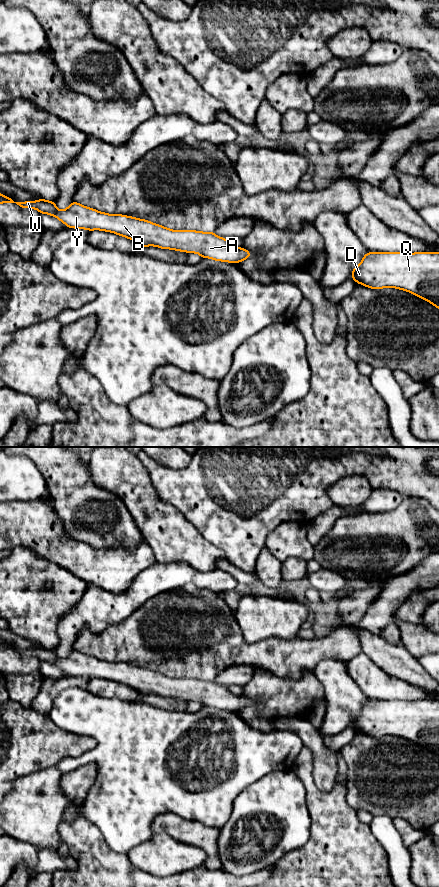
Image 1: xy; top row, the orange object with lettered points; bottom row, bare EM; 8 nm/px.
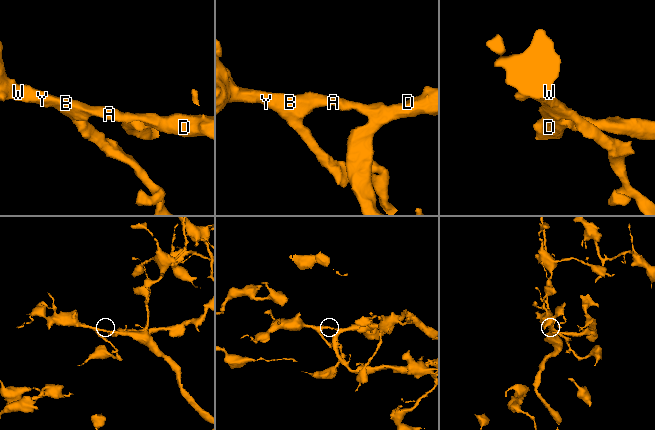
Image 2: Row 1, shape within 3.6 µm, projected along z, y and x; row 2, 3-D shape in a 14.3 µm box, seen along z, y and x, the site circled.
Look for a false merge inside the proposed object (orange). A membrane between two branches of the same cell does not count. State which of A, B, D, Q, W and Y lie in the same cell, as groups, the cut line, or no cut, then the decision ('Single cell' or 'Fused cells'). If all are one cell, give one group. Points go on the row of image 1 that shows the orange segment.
Groups: A B D Q W Y. No split. Single cell

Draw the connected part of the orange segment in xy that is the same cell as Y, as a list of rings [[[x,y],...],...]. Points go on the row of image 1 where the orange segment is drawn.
[[[0,194],[1,203],[13,203],[21,208],[36,209],[41,214],[58,218],[68,228],[115,233],[131,239],[141,247],[155,246],[161,249],[197,253],[202,258],[235,264],[251,256],[248,250],[232,246],[228,239],[218,237],[214,232],[171,230],[145,219],[100,212],[75,201],[72,201],[65,210],[59,210],[54,201],[39,199],[18,202]]]

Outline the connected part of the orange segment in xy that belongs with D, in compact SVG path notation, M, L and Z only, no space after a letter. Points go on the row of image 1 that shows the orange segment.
M370 252L352 270L358 284L372 289L396 288L412 293L439 309L439 253L438 252Z

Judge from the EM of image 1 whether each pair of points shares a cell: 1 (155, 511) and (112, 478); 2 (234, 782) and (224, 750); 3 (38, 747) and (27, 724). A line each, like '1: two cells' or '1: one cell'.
1: one cell
2: one cell
3: one cell

